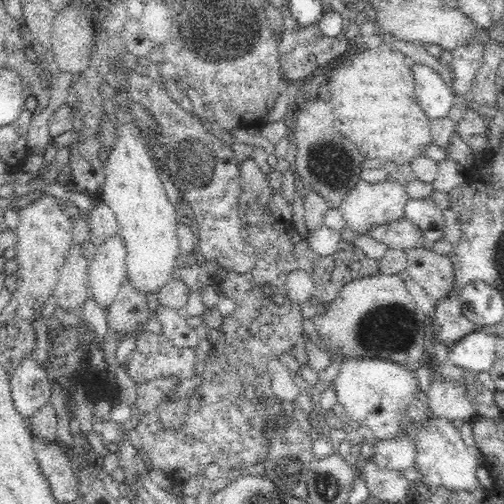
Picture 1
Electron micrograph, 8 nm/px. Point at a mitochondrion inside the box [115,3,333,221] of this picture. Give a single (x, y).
(190, 164)

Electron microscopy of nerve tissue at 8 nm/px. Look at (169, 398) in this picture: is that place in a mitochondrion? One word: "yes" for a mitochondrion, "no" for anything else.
no

